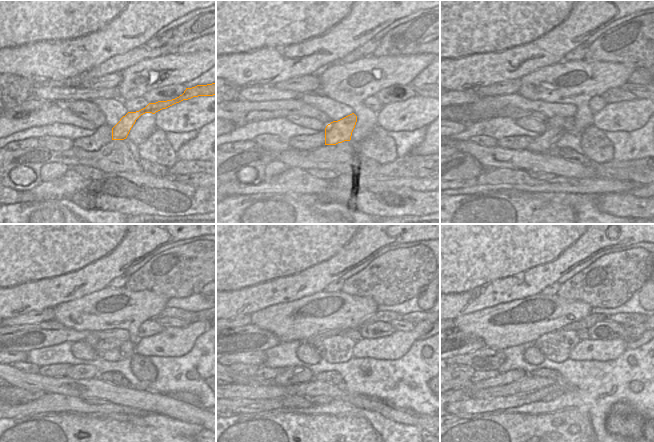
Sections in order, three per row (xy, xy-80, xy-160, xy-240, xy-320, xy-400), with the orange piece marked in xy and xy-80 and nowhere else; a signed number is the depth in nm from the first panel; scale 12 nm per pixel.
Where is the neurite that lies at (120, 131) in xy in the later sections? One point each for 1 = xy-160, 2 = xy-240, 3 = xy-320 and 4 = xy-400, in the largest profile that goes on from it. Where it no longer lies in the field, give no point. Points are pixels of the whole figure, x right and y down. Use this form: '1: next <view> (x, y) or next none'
1: next xy-160 (542, 144)
2: next xy-240 (78, 372)
3: next xy-320 (296, 375)
4: next xy-400 (467, 392)

